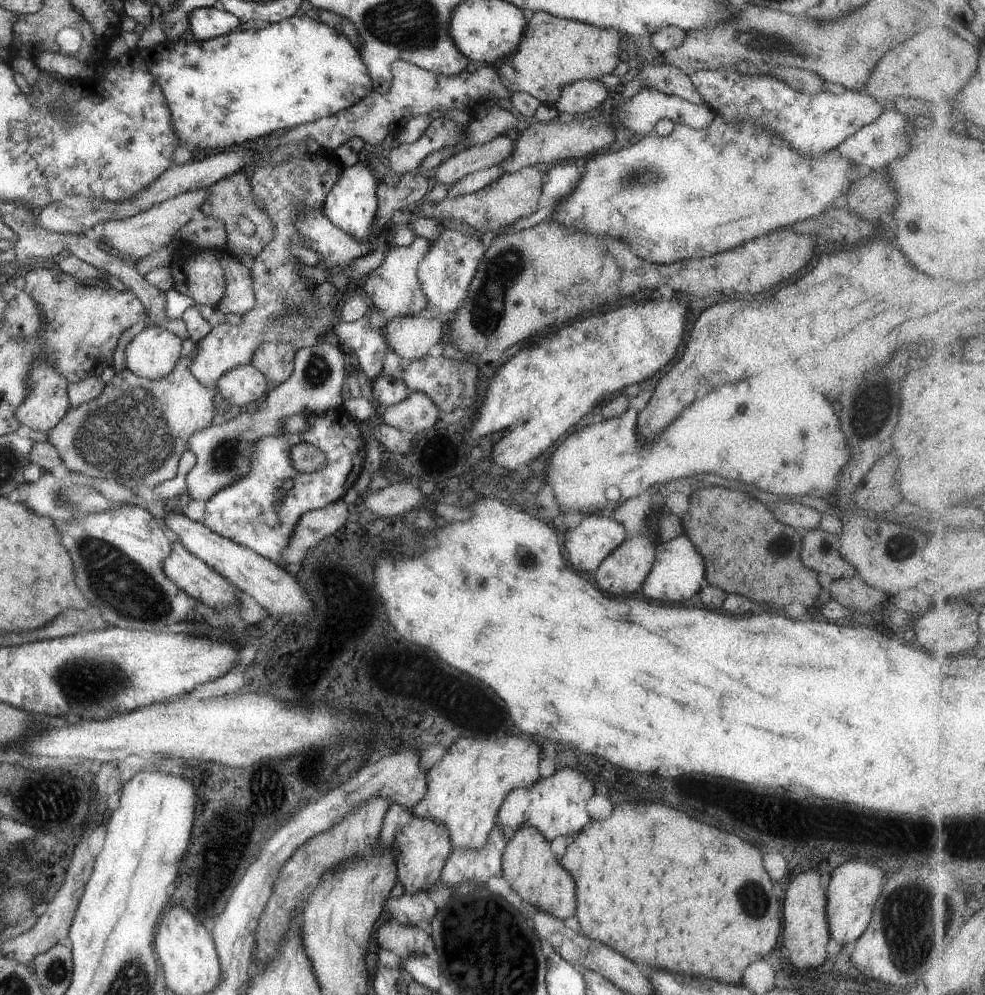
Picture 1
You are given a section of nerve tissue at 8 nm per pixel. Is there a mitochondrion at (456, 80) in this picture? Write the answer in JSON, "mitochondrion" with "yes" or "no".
{"mitochondrion":"no"}

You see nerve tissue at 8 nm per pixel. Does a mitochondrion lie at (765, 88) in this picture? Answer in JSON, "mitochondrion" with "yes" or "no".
{"mitochondrion":"no"}

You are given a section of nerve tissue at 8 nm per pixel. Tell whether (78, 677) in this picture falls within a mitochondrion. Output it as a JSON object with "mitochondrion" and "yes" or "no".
{"mitochondrion":"yes"}

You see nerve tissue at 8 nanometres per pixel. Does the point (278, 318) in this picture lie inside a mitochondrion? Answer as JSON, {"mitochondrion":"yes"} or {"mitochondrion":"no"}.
{"mitochondrion":"yes"}

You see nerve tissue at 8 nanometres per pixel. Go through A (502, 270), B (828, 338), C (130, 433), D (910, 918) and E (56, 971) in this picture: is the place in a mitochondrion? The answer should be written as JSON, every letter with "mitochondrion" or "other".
{"A":"mitochondrion","B":"other","C":"mitochondrion","D":"mitochondrion","E":"mitochondrion"}

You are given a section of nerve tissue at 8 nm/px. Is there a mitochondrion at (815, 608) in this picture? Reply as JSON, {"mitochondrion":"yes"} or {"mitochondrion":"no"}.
{"mitochondrion":"no"}

